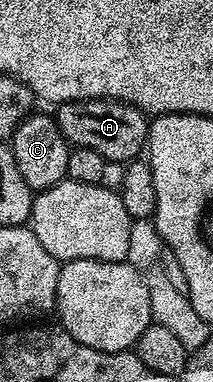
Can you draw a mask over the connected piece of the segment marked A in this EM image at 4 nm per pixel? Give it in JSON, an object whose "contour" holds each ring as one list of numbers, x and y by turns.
{"contour":[[85,97,76,103,61,103,55,108,54,118,58,129,72,147,94,149,105,161,129,164,141,158,148,142,149,116,139,107,119,103,117,99]]}

